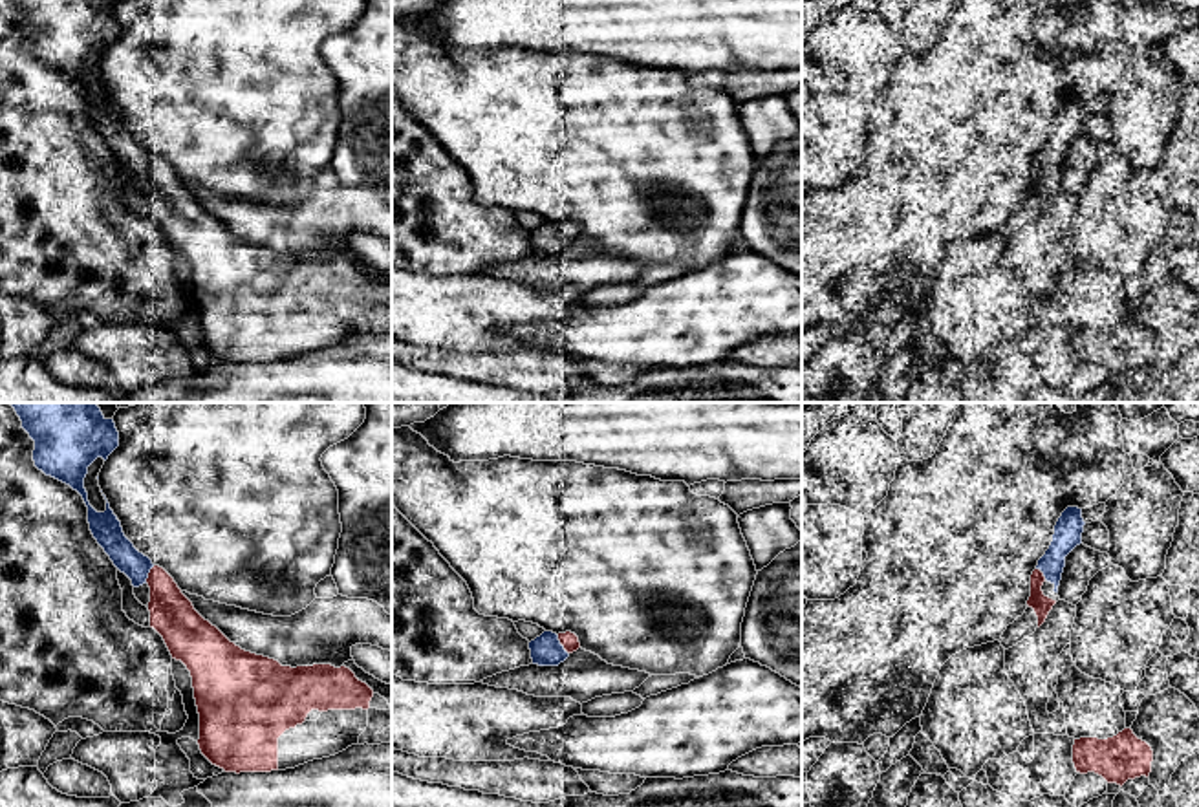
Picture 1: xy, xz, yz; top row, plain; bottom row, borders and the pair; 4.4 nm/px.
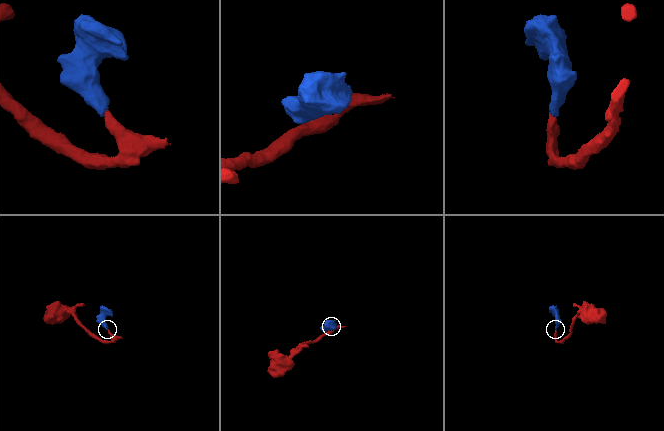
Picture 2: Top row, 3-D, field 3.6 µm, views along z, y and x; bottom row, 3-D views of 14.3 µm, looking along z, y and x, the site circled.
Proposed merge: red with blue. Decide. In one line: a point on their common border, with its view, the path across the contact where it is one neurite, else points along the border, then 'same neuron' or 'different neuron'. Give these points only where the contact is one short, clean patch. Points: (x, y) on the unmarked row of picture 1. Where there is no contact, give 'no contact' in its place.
contact xz (561, 233); same neuron

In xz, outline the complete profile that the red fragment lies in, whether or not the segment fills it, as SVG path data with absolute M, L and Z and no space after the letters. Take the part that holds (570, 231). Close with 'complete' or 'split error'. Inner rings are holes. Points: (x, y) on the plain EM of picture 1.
M544 221L529 232L533 254L538 256L558 256L578 238L578 227L571 221L558 225L553 221Z; split error

